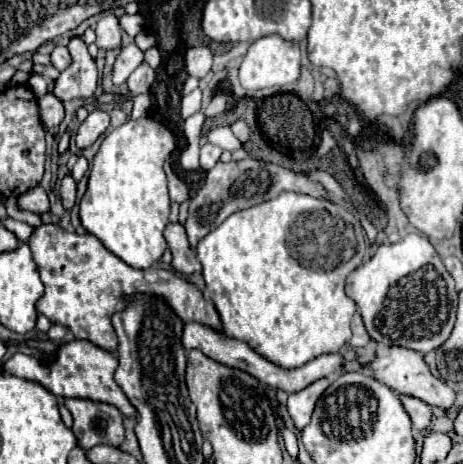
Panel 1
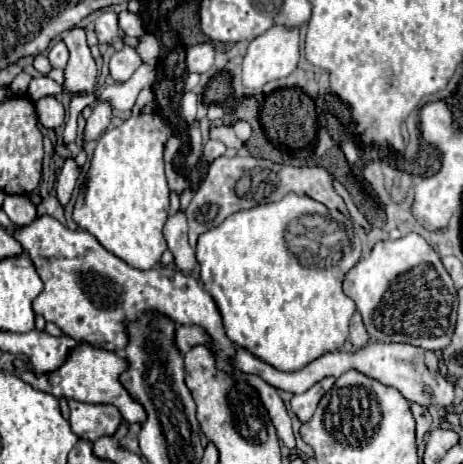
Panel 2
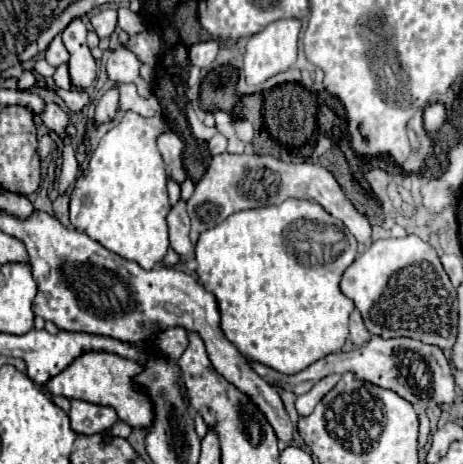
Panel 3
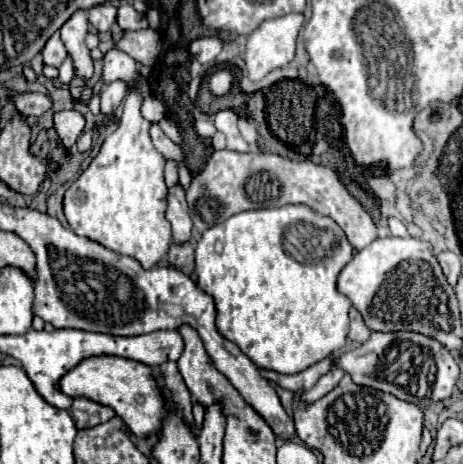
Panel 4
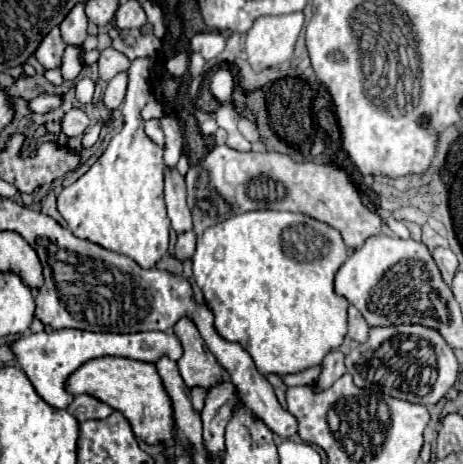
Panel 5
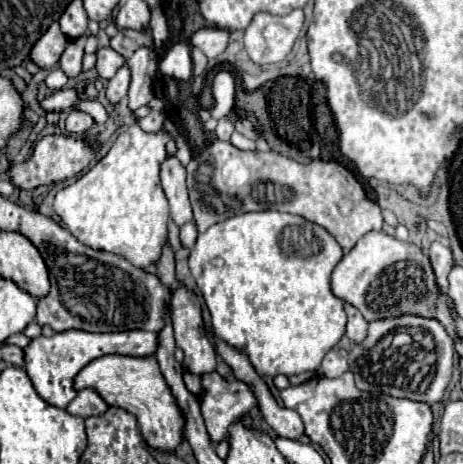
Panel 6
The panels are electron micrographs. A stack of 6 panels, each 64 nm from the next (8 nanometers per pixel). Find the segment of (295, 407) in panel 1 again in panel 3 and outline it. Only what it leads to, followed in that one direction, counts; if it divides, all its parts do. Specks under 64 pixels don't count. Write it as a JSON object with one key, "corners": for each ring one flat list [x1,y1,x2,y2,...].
{"corners":[[330,374,324,380,316,382,310,392,298,396,296,398,296,410,298,410,298,414,300,416,308,416,314,410,314,406,324,398,324,394,328,394,338,384,338,380,340,380,340,374]]}

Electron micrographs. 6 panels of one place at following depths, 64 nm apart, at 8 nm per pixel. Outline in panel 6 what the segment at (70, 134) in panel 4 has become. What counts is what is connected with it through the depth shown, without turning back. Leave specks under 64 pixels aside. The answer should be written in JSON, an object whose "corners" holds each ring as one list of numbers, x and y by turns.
{"corners":[[72,110,72,112,68,114,68,118,66,118,66,132,68,132,68,134,82,134,82,132,86,132,92,124,94,124,94,120,92,120,88,114,84,114,84,112,80,112,80,110]]}

